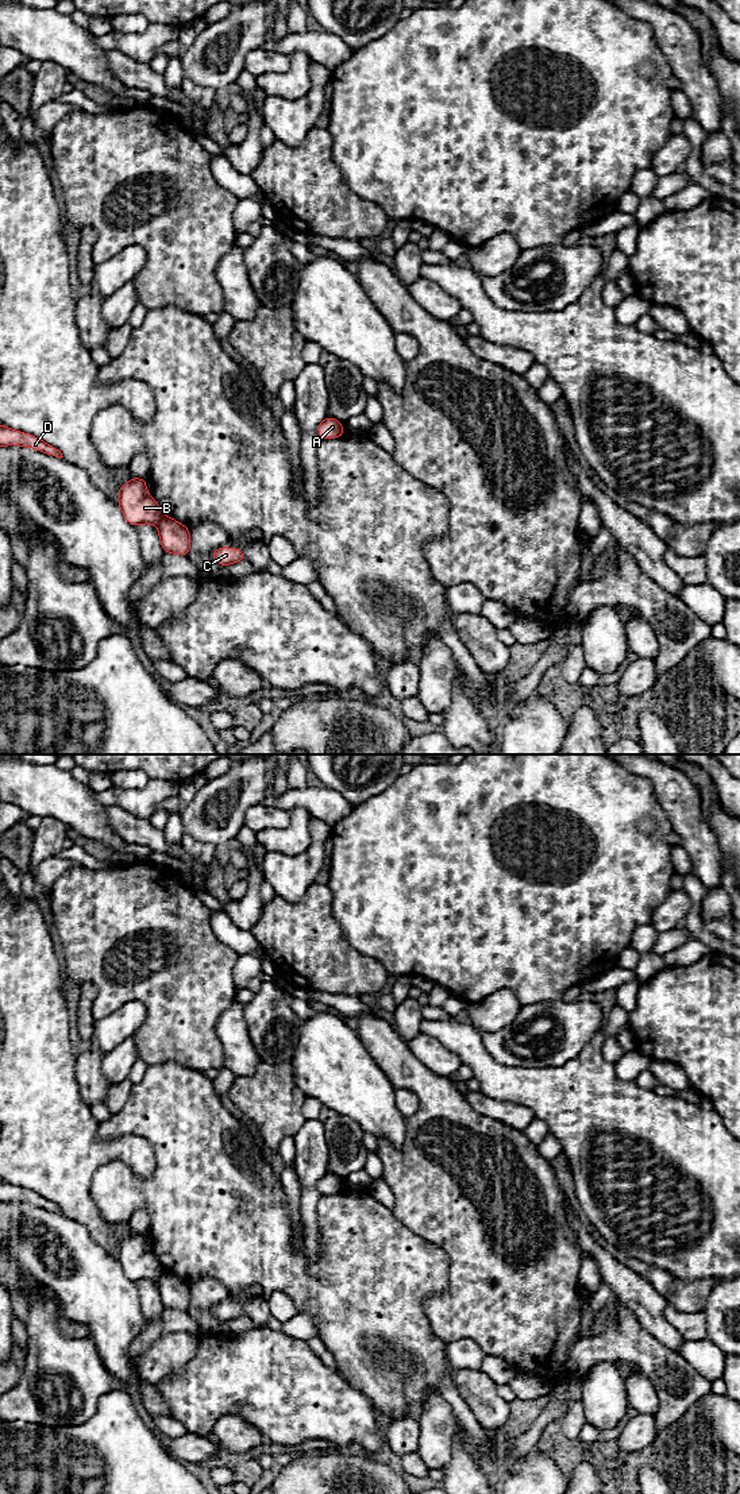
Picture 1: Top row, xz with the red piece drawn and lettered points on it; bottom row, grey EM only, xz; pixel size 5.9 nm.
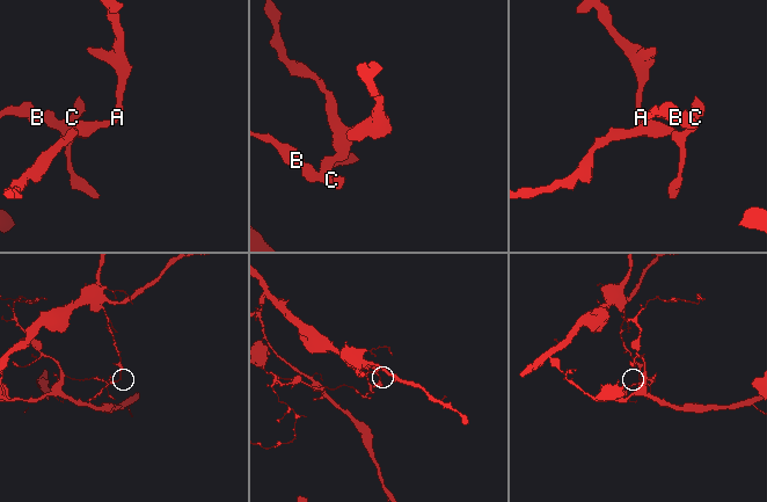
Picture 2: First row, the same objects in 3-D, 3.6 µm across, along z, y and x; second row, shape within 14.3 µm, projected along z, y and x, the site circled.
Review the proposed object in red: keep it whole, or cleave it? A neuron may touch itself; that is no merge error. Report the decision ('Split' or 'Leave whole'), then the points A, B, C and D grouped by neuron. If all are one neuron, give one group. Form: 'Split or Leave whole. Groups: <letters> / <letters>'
Split. Groups: A C / B D

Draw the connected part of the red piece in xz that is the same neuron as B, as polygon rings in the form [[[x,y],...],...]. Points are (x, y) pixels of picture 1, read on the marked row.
[[[134,478],[119,487],[117,505],[130,525],[157,524],[165,517],[154,498],[147,494],[146,485],[146,479]]]

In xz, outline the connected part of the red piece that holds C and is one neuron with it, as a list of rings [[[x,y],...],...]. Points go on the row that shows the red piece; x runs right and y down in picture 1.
[[[221,547],[219,549],[215,549],[211,553],[211,556],[217,564],[220,564],[223,567],[234,564],[236,561],[242,561],[246,559],[242,549],[232,549],[228,547]]]

